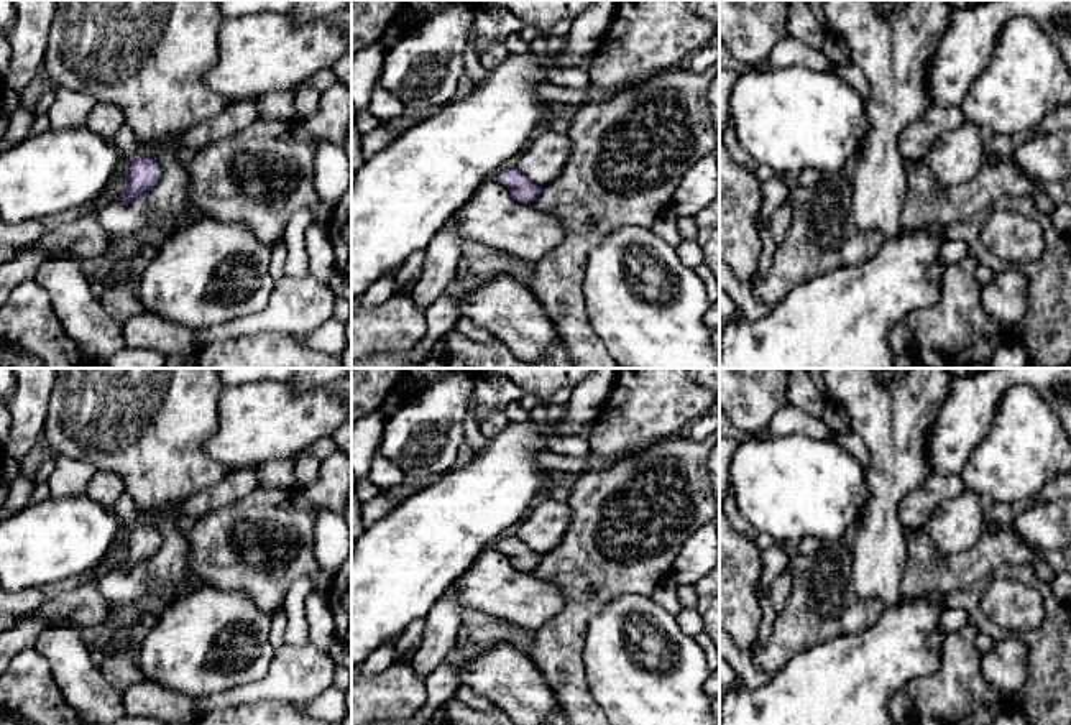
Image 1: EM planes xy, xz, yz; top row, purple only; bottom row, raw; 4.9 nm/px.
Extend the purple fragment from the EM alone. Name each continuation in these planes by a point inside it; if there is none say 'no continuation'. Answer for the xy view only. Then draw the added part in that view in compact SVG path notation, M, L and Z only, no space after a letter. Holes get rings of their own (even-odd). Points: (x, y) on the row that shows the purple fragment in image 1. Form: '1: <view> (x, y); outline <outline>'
no continuation

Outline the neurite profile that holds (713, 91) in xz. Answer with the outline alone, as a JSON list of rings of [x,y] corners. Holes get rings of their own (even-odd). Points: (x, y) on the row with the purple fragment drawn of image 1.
[[[719,72],[715,76],[708,87],[708,100],[711,107],[713,127],[719,140]]]

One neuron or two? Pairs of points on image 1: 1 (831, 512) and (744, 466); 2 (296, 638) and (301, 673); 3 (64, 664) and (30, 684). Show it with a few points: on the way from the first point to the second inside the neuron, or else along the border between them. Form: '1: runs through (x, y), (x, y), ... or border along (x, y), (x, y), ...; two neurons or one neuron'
1: runs through (810, 490), (805, 487), (786, 487), (766, 474); one neuron
2: border along (284, 641), (289, 645), (309, 643); two neurons
3: border along (32, 648), (48, 664), (59, 694), (71, 706); two neurons

